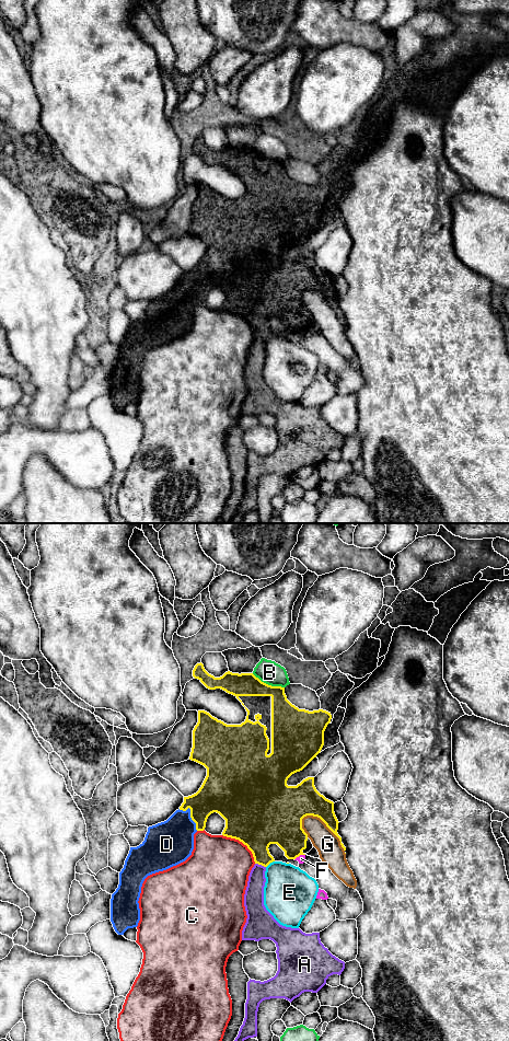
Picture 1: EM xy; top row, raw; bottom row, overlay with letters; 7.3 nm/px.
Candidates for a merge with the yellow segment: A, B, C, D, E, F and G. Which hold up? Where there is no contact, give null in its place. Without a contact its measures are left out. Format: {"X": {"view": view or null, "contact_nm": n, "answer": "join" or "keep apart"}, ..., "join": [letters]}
{"A": {"view": "xy", "contact_nm": 90, "answer": "keep apart"}, "B": {"view": "xy", "contact_nm": 260, "answer": "keep apart"}, "C": {"view": "xy", "contact_nm": 320, "answer": "keep apart"}, "D": {"view": "xy", "contact_nm": 220, "answer": "join"}, "E": {"view": "xy", "contact_nm": 80, "answer": "keep apart"}, "F": {"view": "xy", "contact_nm": 90, "answer": "keep apart"}, "G": {"view": "xy", "contact_nm": 400, "answer": "keep apart"}, "join": ["D"]}

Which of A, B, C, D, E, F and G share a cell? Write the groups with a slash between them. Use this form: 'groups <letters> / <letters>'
groups A / B / C / D / E / F / G

